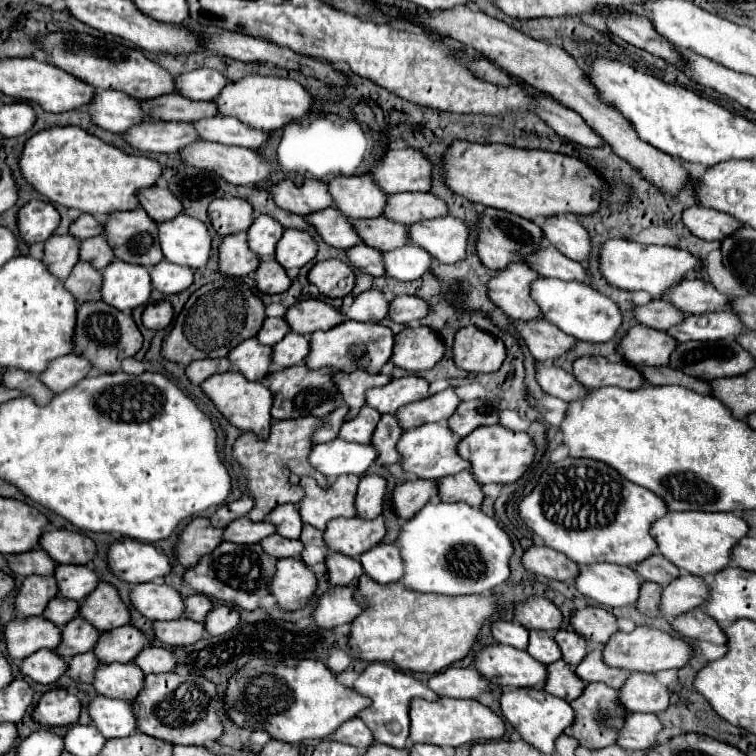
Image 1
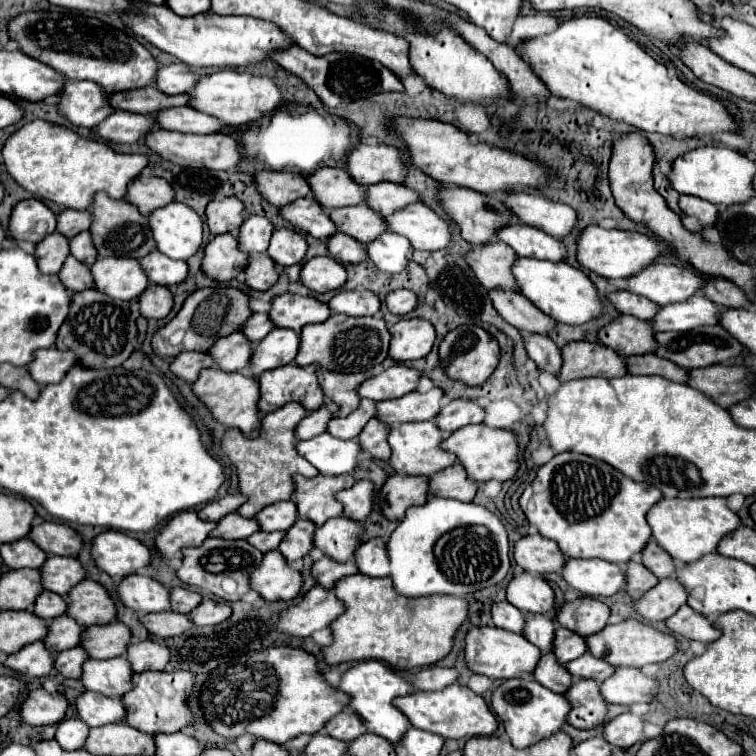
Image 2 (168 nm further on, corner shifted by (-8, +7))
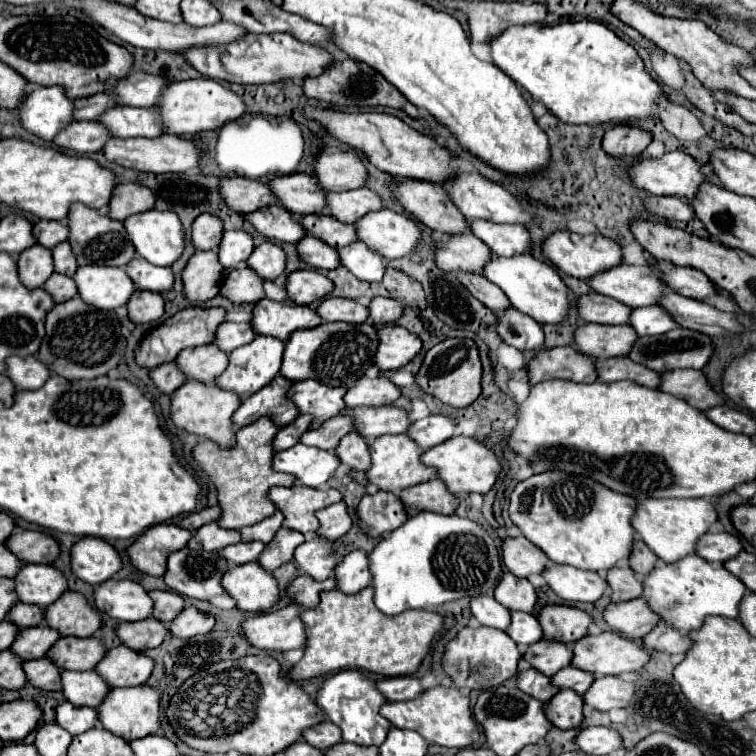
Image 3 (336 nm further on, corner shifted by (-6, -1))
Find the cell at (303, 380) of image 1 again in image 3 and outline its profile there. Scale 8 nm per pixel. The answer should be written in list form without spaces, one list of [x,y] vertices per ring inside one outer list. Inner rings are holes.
[[[277,376],[265,388],[261,388],[259,392],[255,392],[247,400],[243,400],[239,410],[235,412],[235,426],[243,428],[243,426],[259,420],[261,416],[275,418],[277,426],[281,426],[281,428],[291,424],[299,416],[297,406],[287,396],[291,384],[293,384],[291,380]]]

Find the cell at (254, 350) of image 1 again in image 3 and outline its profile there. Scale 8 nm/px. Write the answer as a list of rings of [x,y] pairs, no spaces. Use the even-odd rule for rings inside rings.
[[[207,344],[183,350],[175,362],[187,374],[187,378],[215,384],[217,376],[223,374],[229,366],[229,354],[215,344]]]

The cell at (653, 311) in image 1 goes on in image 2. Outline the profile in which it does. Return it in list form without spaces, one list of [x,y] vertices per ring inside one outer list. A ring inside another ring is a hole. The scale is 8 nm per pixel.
[[[627,290],[611,292],[611,294],[607,294],[607,298],[621,314],[629,314],[629,316],[635,316],[641,320],[651,320],[655,316],[655,312],[659,310],[659,306],[653,304],[651,300],[637,296],[637,294],[631,294]]]

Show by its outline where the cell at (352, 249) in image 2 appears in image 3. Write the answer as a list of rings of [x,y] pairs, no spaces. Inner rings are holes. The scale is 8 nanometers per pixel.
[[[307,236],[305,240],[301,240],[301,244],[297,244],[297,252],[313,268],[333,270],[335,266],[341,266],[337,250],[331,248],[331,246],[327,246],[325,242],[321,242],[315,236]]]

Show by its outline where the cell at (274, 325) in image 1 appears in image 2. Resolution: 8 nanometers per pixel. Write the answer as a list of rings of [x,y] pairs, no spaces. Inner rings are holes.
[[[253,314],[253,318],[249,318],[249,322],[245,322],[245,330],[241,330],[253,344],[257,344],[261,338],[265,338],[265,334],[269,334],[273,330],[273,322],[269,320],[267,314]]]

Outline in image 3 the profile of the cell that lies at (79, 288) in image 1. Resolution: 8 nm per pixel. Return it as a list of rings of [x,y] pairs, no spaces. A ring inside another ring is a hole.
[[[51,274],[51,278],[45,282],[45,288],[49,290],[49,294],[53,296],[55,302],[63,302],[63,300],[71,300],[77,296],[77,286],[75,280],[71,276],[65,274]]]

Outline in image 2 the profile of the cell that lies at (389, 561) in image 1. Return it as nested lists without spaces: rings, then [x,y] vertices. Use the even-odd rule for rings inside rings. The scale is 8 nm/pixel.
[[[371,538],[355,550],[355,562],[361,574],[381,578],[389,574],[389,558],[383,538]]]

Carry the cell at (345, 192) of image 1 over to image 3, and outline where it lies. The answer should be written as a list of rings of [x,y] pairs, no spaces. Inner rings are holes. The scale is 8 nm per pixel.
[[[289,174],[269,182],[281,204],[299,216],[321,214],[327,208],[327,192],[313,174]]]

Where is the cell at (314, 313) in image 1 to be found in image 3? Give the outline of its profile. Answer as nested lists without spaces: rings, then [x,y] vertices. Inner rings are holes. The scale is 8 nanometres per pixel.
[[[263,298],[255,304],[253,320],[251,320],[257,334],[275,336],[283,342],[287,342],[287,338],[295,330],[315,328],[321,322],[323,320],[319,318],[319,314],[309,306],[295,304],[293,300],[275,302],[275,300],[269,300],[269,298]]]

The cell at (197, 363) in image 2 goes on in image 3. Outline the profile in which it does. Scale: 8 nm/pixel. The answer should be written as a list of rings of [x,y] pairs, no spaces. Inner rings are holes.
[[[167,362],[163,366],[157,366],[151,370],[151,378],[157,384],[157,388],[165,394],[173,394],[181,384],[185,384],[187,376],[179,370],[175,362]]]

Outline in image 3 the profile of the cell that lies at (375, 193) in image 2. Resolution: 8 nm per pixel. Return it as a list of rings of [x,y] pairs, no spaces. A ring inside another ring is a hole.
[[[347,190],[347,192],[329,192],[327,194],[327,214],[343,220],[347,224],[355,224],[369,212],[379,212],[383,208],[383,198],[369,190]]]

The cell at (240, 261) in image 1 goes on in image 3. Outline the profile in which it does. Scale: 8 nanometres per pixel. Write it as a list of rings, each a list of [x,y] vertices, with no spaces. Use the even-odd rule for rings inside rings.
[[[215,250],[195,252],[183,270],[185,296],[193,302],[205,302],[219,294],[225,268]]]

